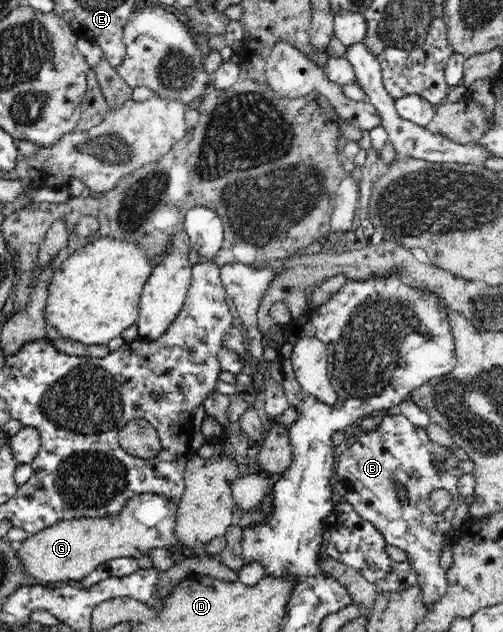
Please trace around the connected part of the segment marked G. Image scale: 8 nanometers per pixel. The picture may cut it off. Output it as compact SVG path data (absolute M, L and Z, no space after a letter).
M153 493L132 496L115 515L98 519L69 519L29 535L16 546L23 570L31 574L35 584L55 586L69 581L80 581L99 564L116 558L139 559L152 548L174 546L191 557L197 552L177 541L174 526L178 503Z

